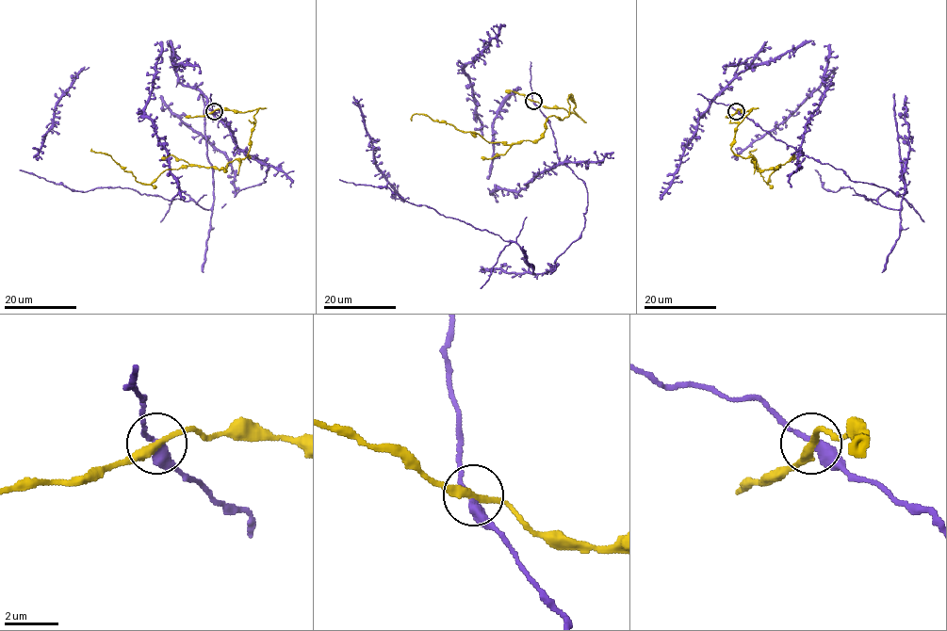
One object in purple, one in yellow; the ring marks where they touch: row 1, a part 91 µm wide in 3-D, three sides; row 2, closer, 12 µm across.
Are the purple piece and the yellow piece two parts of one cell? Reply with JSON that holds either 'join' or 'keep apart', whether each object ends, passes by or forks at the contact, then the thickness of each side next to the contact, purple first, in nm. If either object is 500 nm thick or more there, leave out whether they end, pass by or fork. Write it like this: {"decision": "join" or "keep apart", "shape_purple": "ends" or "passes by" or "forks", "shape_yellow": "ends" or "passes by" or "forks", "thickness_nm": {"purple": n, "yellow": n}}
{"decision": "keep apart", "shape_purple": "passes by", "shape_yellow": "passes by", "thickness_nm": {"purple": 340, "yellow": 280}}

